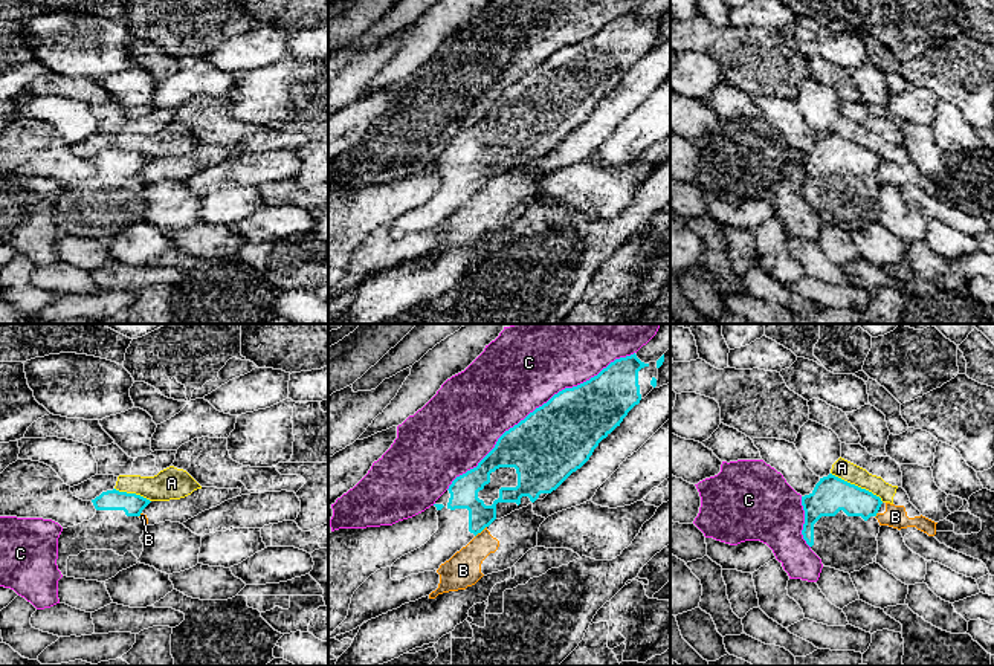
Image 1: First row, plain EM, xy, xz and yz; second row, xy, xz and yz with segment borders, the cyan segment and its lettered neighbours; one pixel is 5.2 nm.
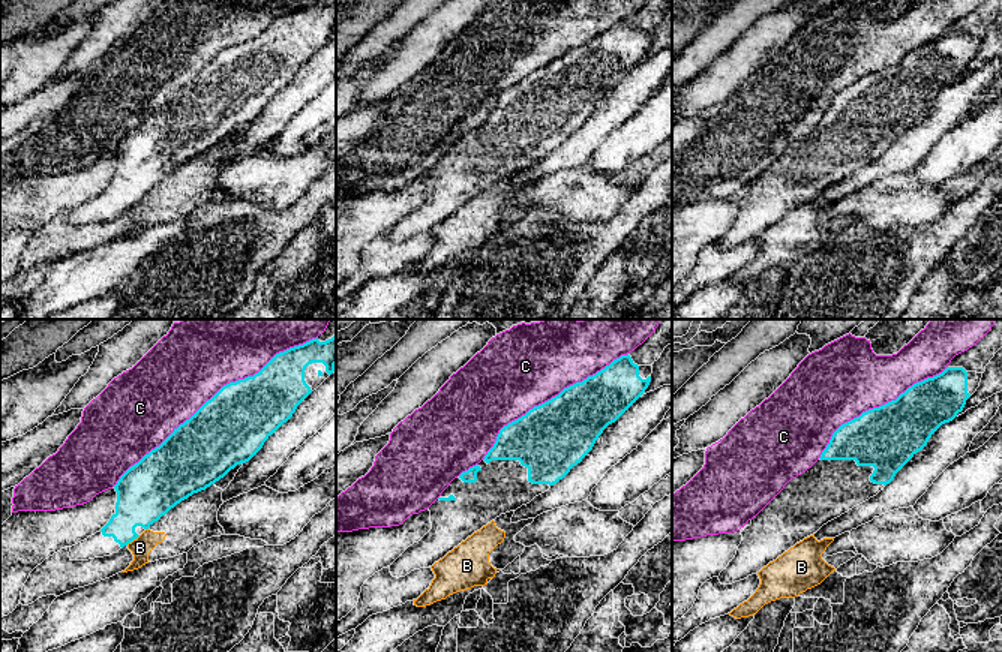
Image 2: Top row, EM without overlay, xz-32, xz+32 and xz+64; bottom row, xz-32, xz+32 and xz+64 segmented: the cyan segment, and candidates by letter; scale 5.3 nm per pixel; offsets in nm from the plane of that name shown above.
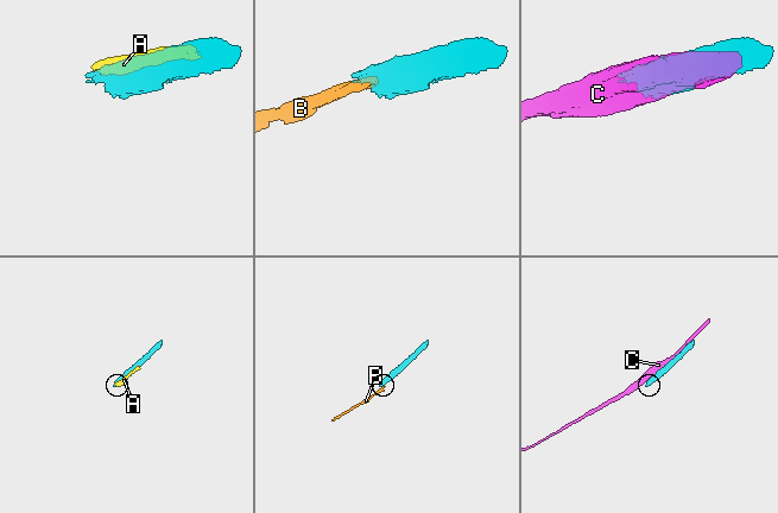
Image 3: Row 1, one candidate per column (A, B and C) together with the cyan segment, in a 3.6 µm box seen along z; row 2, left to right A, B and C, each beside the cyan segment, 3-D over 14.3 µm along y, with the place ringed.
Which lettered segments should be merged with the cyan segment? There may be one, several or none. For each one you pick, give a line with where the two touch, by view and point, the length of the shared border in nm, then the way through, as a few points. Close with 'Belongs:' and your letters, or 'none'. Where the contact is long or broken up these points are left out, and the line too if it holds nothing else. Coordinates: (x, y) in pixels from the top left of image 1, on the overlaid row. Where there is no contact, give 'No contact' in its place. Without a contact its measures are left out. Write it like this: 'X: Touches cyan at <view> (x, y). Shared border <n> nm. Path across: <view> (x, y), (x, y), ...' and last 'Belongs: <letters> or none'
Belongs: none

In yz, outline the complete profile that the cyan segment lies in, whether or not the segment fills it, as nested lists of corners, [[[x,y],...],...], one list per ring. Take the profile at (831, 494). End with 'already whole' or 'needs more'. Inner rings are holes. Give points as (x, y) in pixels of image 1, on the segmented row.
[[[832,474],[820,478],[809,495],[802,496],[805,510],[803,539],[825,567],[844,573],[860,571],[873,564],[878,554],[879,522],[875,518],[883,501],[872,492],[850,484]]]; needs more

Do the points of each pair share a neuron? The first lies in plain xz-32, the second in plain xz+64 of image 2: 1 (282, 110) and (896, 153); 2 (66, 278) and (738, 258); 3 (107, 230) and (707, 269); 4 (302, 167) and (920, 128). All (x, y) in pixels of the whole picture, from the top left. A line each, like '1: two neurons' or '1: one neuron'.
1: one neuron
2: two neurons
3: one neuron
4: two neurons

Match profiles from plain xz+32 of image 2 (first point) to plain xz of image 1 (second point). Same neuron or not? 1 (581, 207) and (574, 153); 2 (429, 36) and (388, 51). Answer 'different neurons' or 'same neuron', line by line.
1: different neurons
2: different neurons

